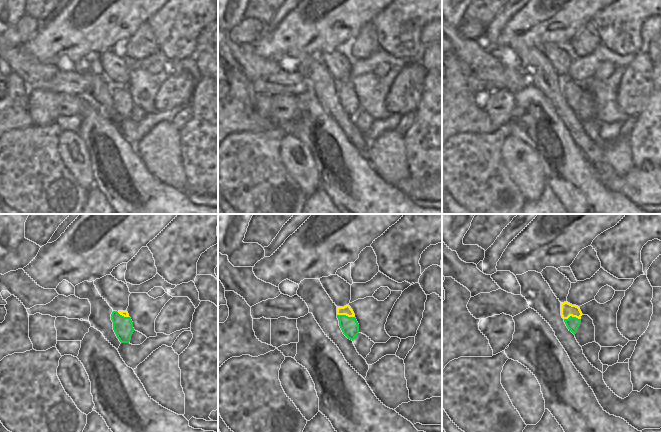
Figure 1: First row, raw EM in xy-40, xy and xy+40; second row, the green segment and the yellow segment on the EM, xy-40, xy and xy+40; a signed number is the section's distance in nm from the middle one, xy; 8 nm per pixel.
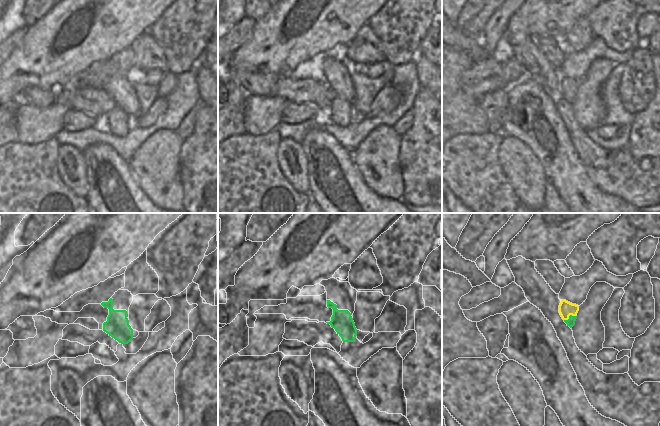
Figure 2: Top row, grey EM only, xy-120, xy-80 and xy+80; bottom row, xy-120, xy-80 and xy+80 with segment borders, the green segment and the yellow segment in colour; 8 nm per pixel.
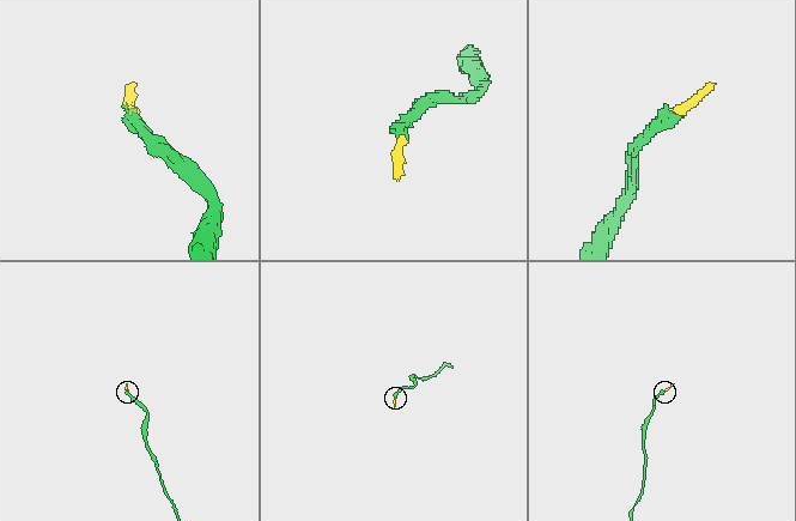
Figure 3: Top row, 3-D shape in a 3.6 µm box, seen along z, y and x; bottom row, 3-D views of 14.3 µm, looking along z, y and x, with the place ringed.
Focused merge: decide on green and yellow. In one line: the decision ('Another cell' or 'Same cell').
Another cell

